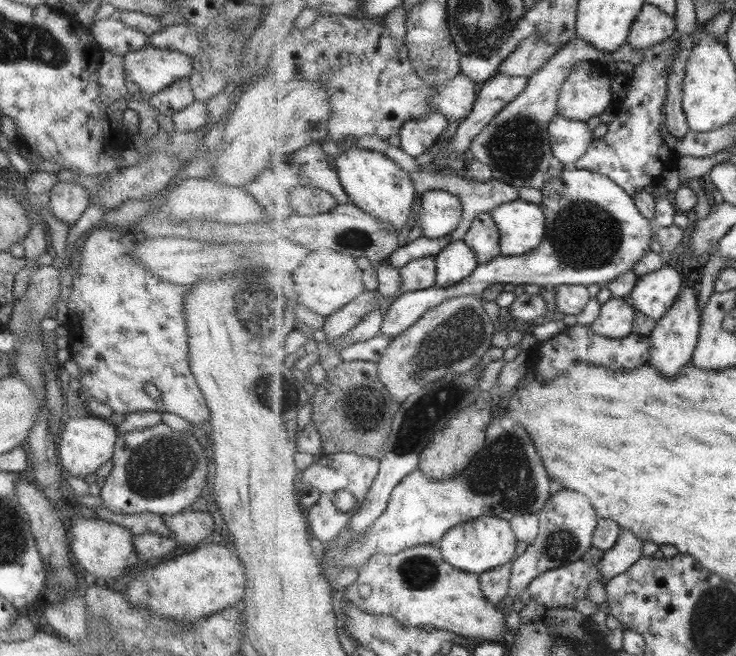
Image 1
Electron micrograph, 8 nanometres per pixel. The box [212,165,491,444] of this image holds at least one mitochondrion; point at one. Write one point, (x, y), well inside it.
(458, 337)

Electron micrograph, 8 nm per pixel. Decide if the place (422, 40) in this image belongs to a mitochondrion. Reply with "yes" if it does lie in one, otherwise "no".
no

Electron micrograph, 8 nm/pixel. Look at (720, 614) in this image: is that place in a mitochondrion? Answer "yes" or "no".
yes

